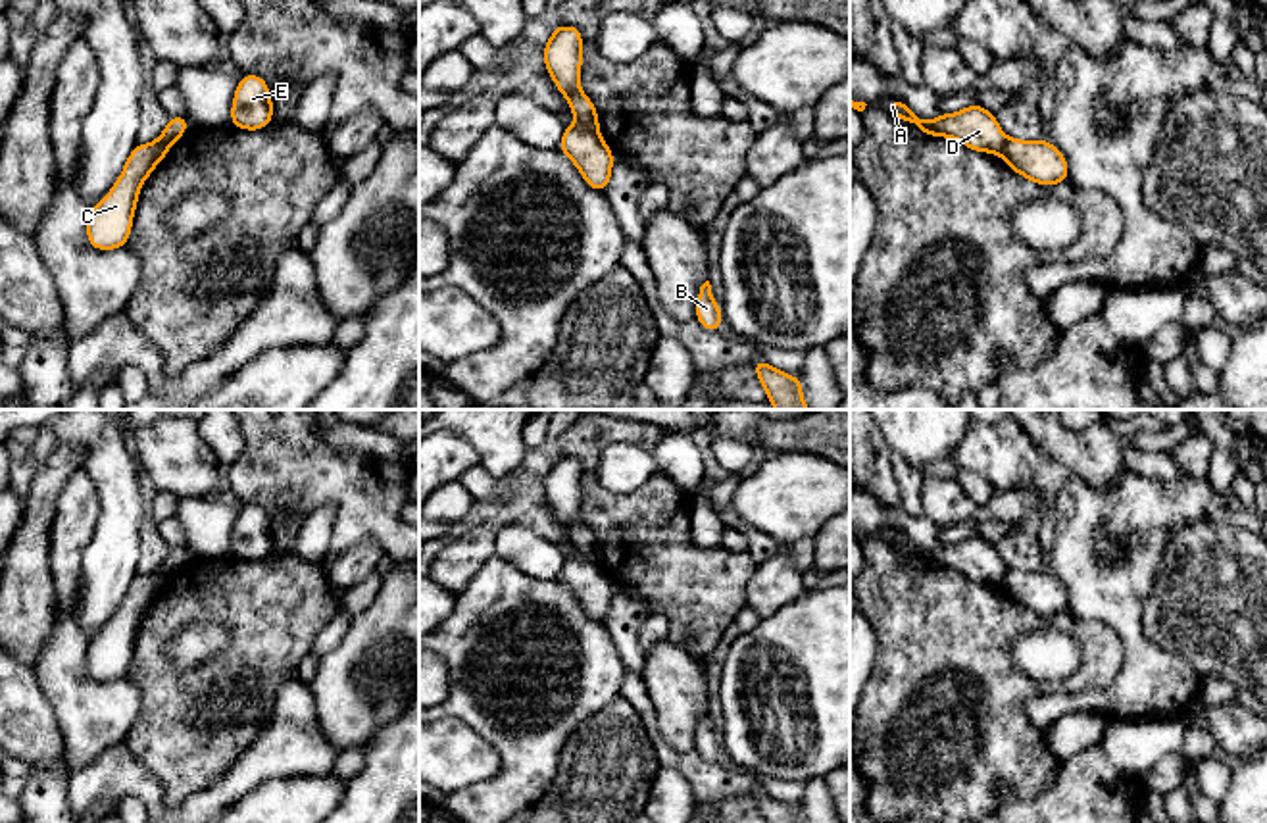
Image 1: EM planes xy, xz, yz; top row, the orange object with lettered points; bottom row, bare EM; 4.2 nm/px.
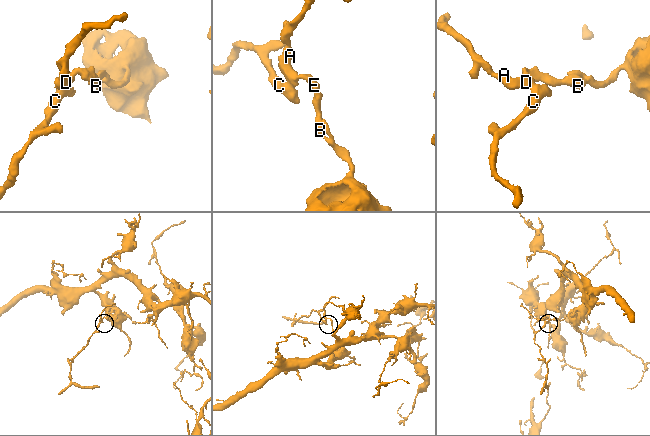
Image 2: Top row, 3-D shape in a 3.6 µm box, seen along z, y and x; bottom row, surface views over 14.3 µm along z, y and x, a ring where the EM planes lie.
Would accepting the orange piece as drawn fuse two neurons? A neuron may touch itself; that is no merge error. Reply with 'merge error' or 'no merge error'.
merge error

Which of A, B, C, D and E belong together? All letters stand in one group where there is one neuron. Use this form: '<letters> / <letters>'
A B D E / C

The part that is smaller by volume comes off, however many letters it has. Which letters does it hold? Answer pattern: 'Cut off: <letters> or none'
Cut off: C

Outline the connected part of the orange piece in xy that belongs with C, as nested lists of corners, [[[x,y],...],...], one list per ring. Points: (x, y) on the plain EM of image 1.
[[[137,573],[112,621],[90,638],[87,669],[94,681],[117,681],[127,675],[140,617],[167,585],[158,573]]]

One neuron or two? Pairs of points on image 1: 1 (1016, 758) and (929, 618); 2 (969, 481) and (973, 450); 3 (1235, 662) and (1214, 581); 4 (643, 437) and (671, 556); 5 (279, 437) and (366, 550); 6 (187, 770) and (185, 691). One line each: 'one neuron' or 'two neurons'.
1: one neuron
2: two neurons
3: one neuron
4: one neuron
5: two neurons
6: one neuron

